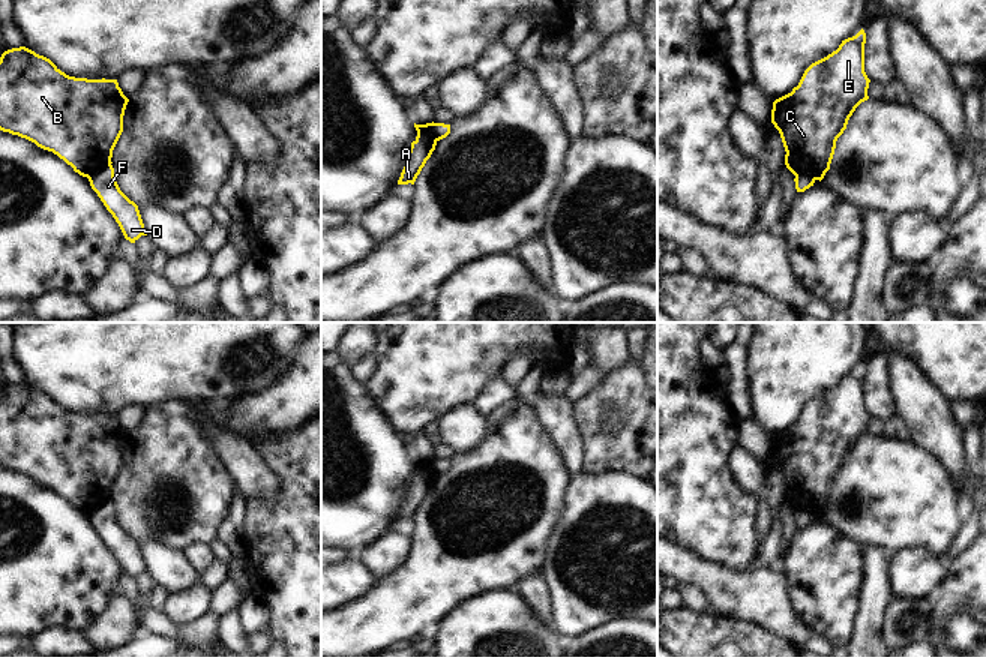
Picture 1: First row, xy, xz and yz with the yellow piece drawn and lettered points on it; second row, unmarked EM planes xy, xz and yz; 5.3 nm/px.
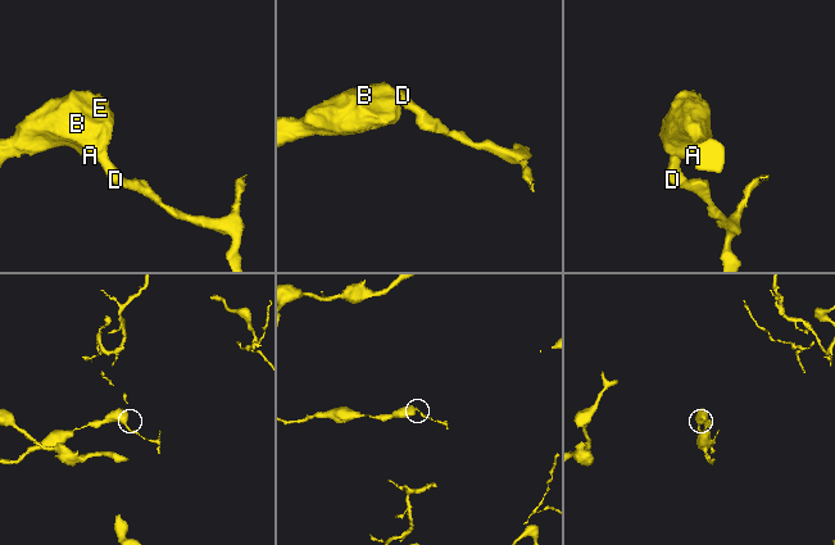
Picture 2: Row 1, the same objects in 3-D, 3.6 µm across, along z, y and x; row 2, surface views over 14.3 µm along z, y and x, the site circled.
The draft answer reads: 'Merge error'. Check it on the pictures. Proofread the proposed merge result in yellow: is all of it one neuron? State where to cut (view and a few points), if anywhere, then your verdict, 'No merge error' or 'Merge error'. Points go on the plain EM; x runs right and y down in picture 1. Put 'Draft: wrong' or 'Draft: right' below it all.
Split along xy (110, 500), (89, 515). Merge error
Draft: right

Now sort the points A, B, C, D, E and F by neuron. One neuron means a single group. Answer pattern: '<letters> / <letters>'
A B C E / D F

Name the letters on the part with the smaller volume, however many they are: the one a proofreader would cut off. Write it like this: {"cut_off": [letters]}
{"cut_off": ["D", "F"]}

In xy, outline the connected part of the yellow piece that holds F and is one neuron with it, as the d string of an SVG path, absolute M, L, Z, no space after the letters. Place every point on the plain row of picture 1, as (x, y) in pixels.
M113 501L101 506L89 518L119 560L126 576L135 579L141 572L147 572L138 542L120 526Z

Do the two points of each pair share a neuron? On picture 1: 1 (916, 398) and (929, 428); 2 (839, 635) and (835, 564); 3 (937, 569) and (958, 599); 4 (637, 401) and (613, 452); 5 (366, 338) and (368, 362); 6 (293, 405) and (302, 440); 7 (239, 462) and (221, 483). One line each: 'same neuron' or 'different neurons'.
1: same neuron
2: same neuron
3: different neurons
4: same neuron
5: different neurons
6: different neurons
7: different neurons

